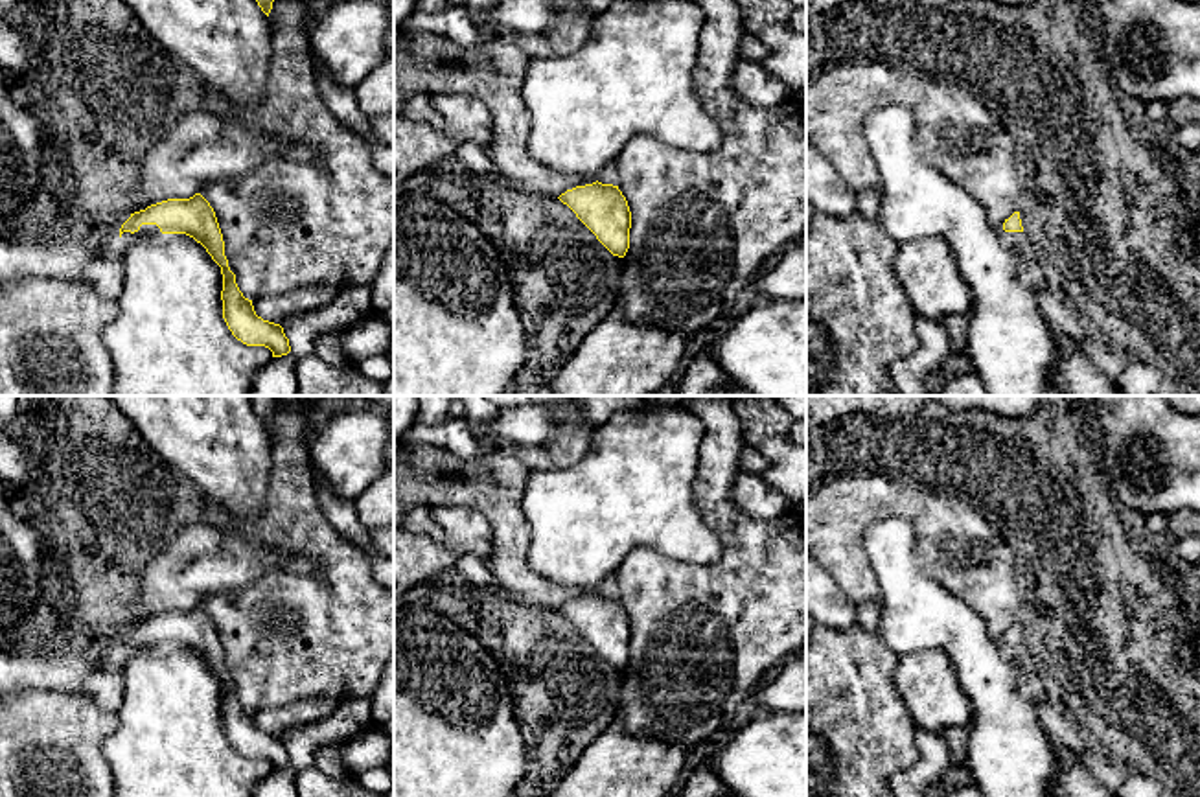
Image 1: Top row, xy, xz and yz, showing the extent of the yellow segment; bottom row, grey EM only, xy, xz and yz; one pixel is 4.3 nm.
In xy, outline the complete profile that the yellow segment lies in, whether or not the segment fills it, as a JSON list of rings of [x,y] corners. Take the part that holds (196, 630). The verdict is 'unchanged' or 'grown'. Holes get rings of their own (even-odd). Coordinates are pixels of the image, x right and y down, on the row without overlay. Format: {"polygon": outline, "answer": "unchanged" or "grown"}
{"polygon": [[[201,606],[190,611],[167,611],[121,630],[120,653],[160,646],[186,646],[193,650],[221,679],[223,731],[237,753],[247,758],[265,758],[272,764],[272,769],[291,764],[283,740],[258,729],[252,712],[239,703],[236,687],[230,683],[225,668],[225,653],[215,624]]], "answer": "grown"}

